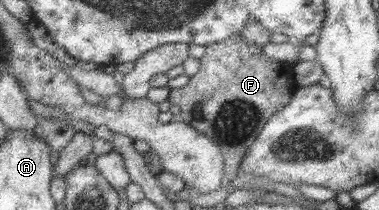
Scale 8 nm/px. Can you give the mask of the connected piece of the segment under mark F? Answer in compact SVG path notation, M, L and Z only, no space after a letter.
M238 33L220 42L204 45L204 54L197 58L199 69L181 88L170 90L167 101L179 106L178 120L203 133L219 147L224 157L224 174L220 188L231 188L232 179L240 169L240 162L248 146L257 139L264 124L286 106L296 87L288 82L292 64L269 59L261 47L249 45Z

